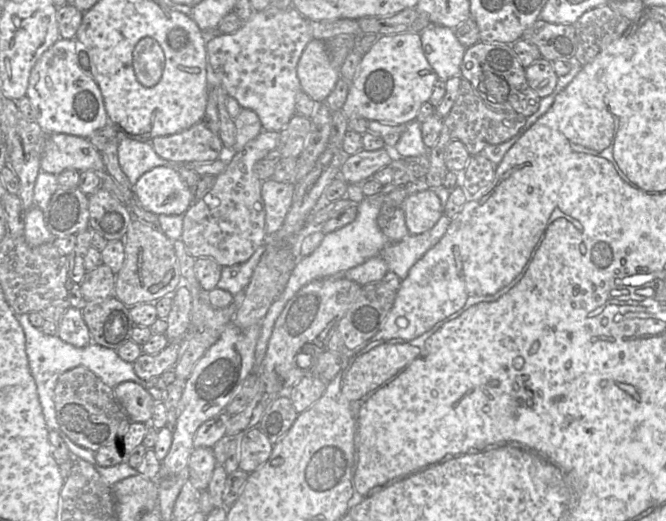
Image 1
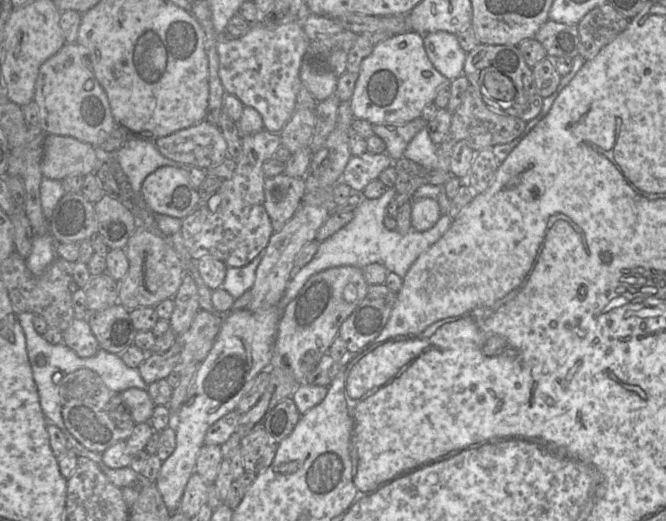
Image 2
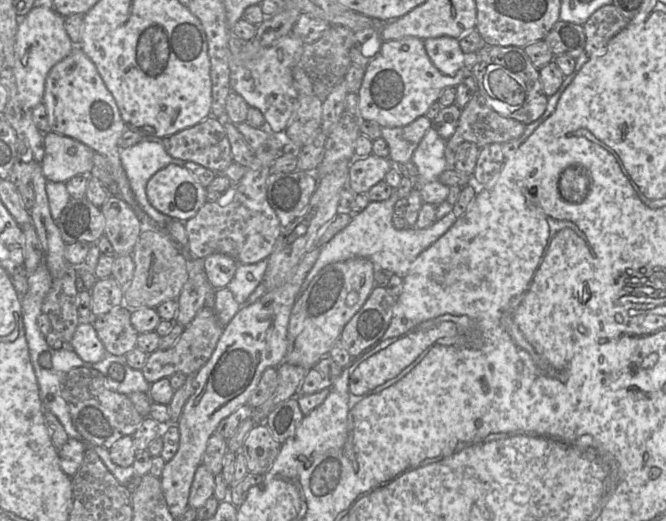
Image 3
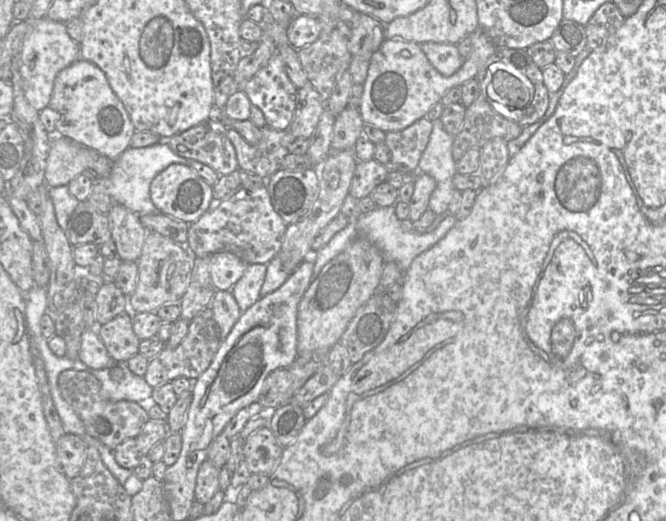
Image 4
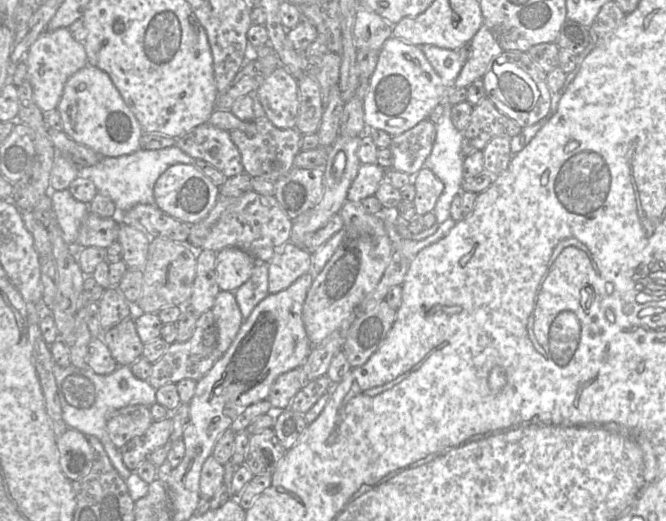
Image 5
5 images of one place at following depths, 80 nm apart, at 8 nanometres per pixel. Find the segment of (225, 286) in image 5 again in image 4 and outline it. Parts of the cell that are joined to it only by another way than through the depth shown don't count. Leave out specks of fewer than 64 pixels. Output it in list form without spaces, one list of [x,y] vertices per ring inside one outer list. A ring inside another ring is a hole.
[[[229,251],[214,253],[208,260],[211,279],[216,290],[231,290],[243,276],[248,264]]]

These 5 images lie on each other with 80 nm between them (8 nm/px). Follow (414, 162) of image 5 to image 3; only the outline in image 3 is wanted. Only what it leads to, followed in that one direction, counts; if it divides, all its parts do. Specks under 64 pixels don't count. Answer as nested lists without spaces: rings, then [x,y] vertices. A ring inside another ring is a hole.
[[[424,115],[403,127],[381,127],[381,138],[389,147],[390,161],[411,161],[414,151],[431,126],[432,121]]]

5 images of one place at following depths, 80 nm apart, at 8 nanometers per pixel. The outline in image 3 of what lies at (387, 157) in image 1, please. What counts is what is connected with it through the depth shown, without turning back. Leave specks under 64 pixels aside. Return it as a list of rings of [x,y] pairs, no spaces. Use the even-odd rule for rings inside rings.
[[[373,154],[356,157],[349,166],[348,187],[355,194],[366,194],[375,184],[385,180],[390,169],[389,158]]]

